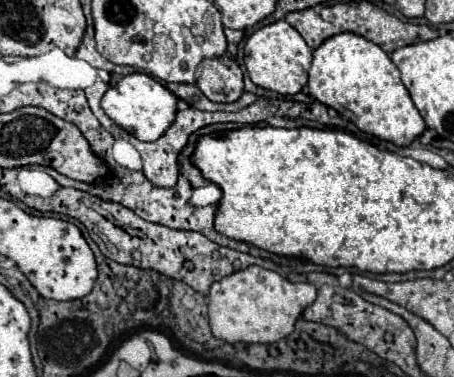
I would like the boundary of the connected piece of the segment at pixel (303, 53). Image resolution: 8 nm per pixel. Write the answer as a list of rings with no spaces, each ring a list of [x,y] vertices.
[[[284,20],[258,28],[246,42],[244,64],[250,74],[250,80],[256,86],[268,88],[282,96],[298,94],[308,82],[308,68],[312,62],[312,50],[304,38]]]

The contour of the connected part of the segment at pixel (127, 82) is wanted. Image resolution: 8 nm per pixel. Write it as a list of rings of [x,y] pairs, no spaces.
[[[132,72],[128,76],[122,76],[114,86],[106,90],[100,104],[114,124],[144,142],[158,140],[158,136],[162,136],[162,132],[166,132],[166,128],[170,126],[170,120],[174,120],[176,112],[176,96],[156,78],[144,72]]]

